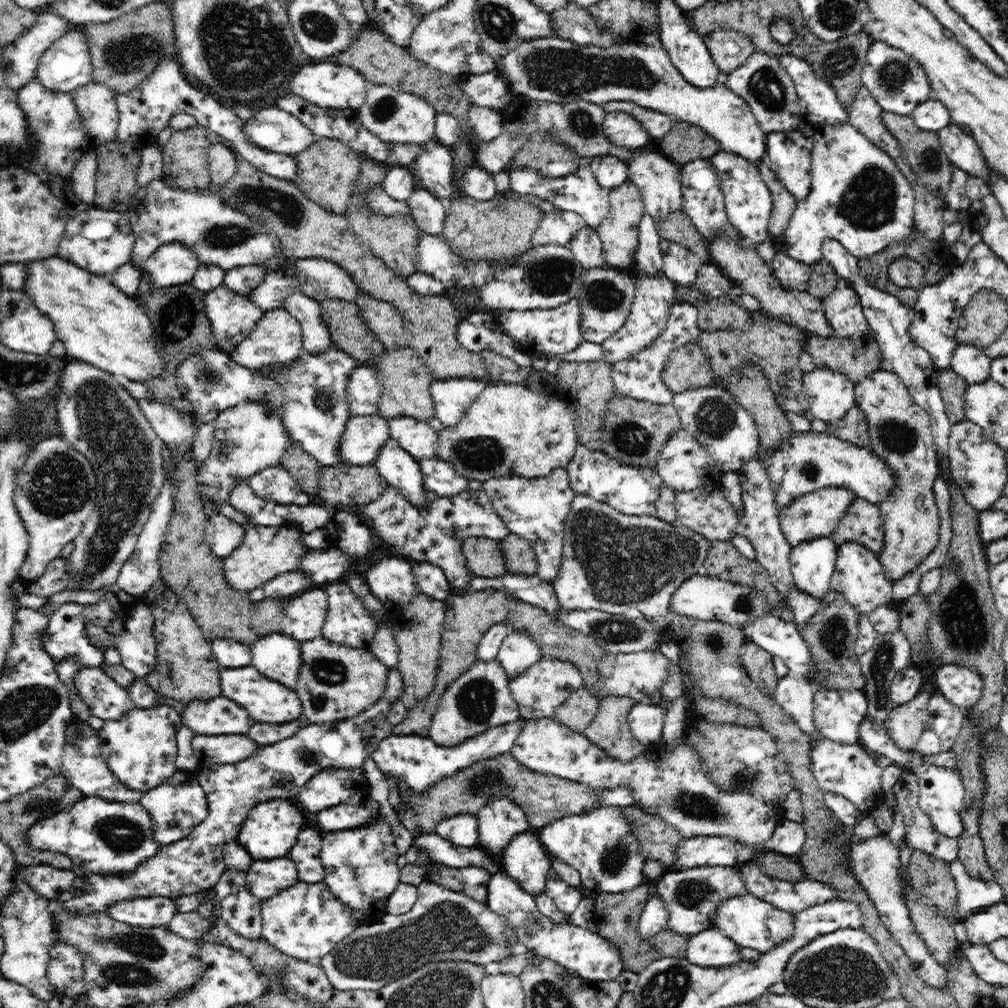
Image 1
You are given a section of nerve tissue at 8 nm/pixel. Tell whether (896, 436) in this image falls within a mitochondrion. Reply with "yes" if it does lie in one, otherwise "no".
yes

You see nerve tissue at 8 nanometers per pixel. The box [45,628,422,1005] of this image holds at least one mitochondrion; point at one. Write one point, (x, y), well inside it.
(130, 958)

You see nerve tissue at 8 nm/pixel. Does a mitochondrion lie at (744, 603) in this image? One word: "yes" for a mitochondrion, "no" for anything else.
yes

